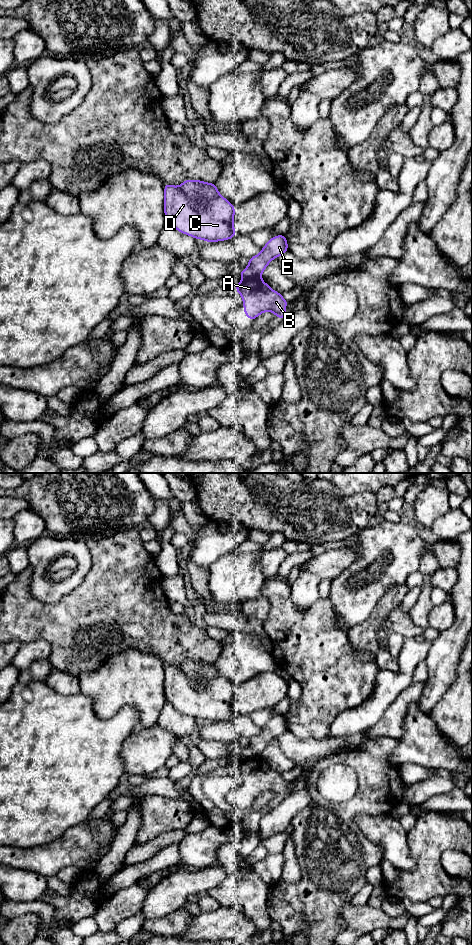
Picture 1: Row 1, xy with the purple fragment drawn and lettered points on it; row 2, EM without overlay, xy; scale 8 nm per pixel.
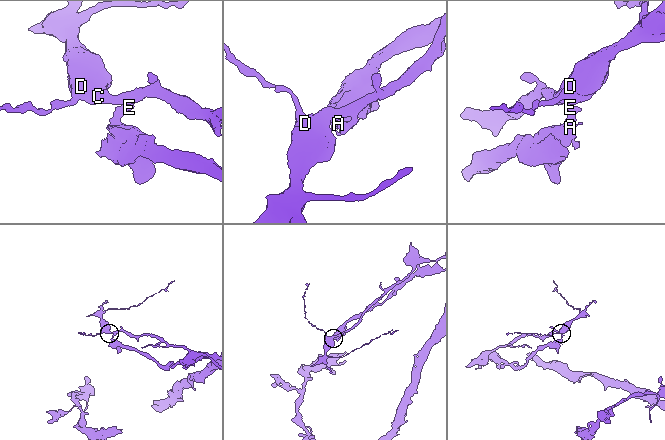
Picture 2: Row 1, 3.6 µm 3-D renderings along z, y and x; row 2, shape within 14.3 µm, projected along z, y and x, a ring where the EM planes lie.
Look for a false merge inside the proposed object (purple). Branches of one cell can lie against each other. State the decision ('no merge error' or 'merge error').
merge error

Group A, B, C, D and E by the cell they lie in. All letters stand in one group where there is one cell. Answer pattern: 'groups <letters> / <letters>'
groups A B / C D E

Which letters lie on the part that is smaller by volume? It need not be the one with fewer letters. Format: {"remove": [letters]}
{"remove": ["C", "D", "E"]}

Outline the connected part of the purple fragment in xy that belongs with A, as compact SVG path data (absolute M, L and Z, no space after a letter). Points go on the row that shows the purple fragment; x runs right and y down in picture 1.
M260 277L243 279L234 289L241 294L244 314L249 317L251 322L266 311L274 312L275 318L284 319L286 317L284 308L289 302L284 300L280 293L273 291Z

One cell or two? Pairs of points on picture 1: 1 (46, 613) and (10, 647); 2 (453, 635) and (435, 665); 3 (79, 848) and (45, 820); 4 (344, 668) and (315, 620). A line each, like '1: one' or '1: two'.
1: two
2: one
3: two
4: one

